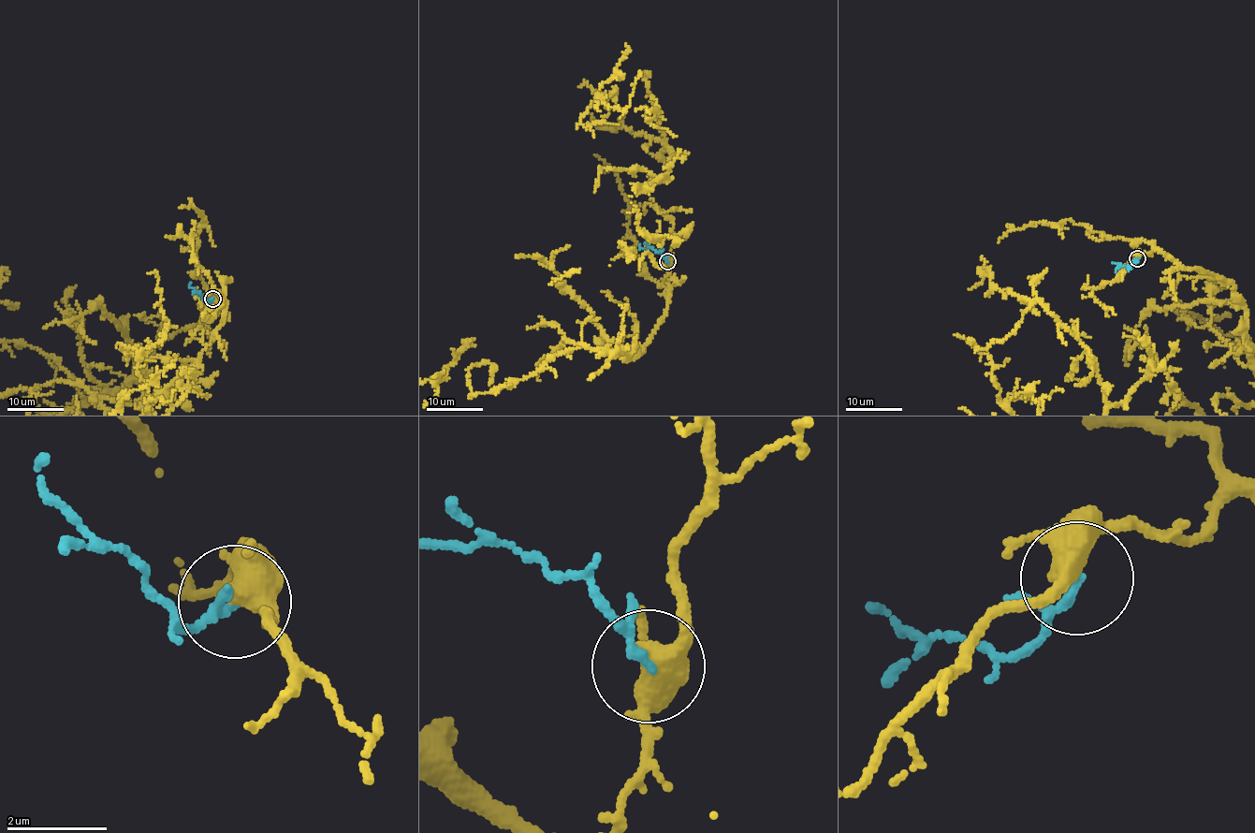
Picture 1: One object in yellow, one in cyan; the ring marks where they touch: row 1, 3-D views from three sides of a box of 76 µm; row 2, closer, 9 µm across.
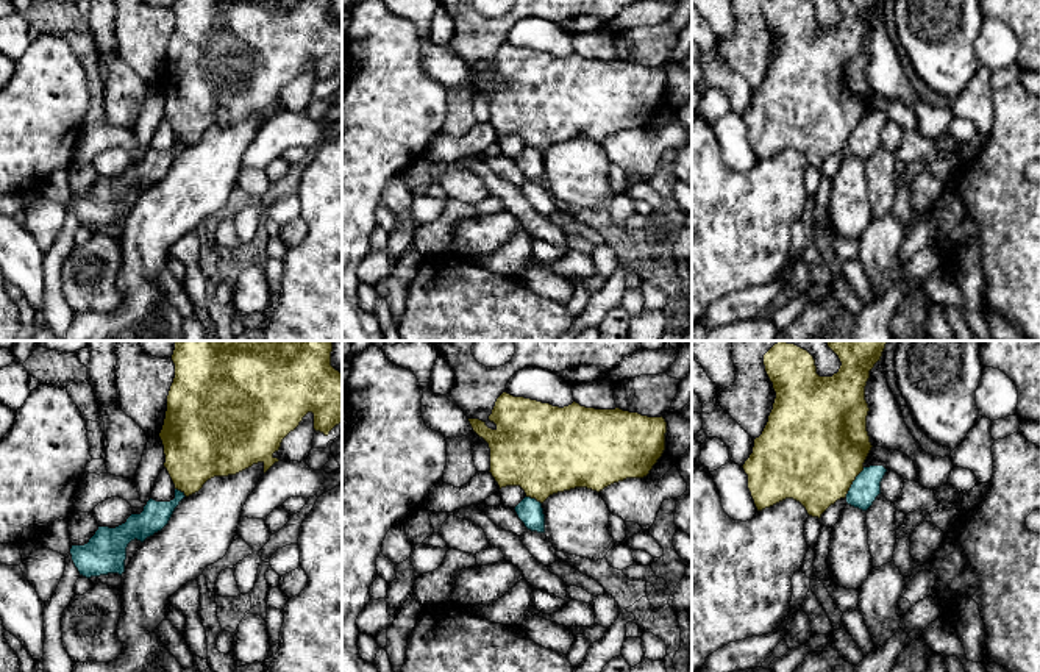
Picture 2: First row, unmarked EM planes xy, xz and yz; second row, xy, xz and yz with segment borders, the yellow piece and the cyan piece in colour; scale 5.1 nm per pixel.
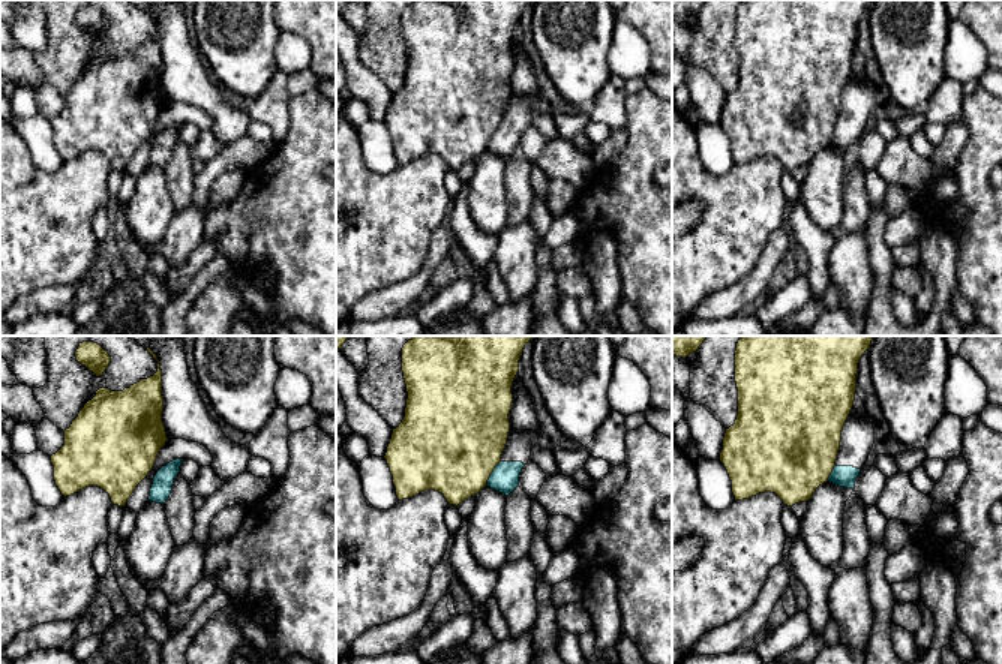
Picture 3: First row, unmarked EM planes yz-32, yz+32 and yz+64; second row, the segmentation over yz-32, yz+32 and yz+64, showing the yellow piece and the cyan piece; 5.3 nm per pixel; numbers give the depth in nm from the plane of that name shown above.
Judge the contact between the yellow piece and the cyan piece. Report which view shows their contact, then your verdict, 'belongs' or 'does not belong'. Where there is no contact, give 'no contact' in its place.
yz | does not belong

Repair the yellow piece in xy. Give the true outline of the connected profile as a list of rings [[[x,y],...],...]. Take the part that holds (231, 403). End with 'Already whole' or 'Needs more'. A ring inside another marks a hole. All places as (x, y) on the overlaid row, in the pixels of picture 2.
[[[175,341],[172,361],[175,378],[167,395],[167,411],[159,438],[164,445],[167,469],[175,489],[186,497],[198,492],[214,477],[236,475],[253,464],[262,463],[264,474],[280,459],[273,456],[283,439],[294,431],[308,413],[314,414],[314,430],[325,436],[342,422],[342,374],[331,366],[333,341]]]. Already whole

